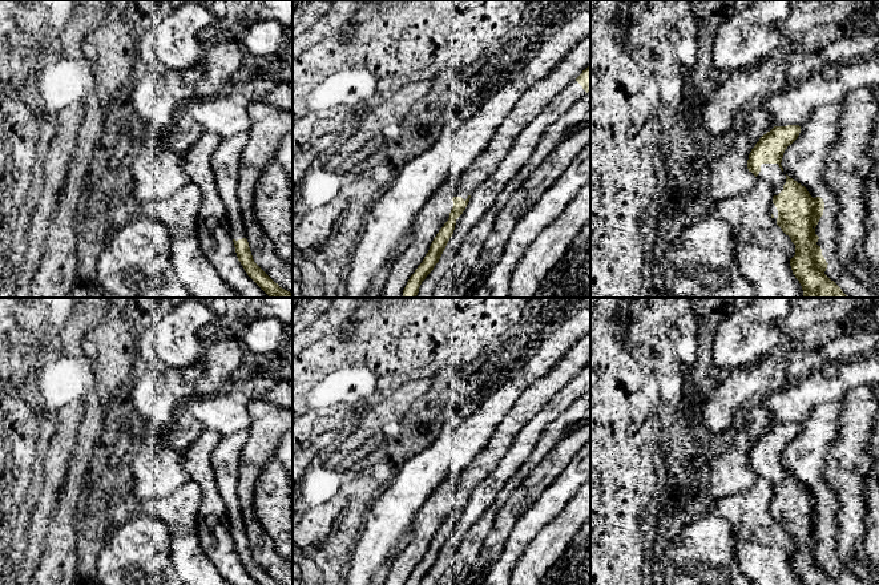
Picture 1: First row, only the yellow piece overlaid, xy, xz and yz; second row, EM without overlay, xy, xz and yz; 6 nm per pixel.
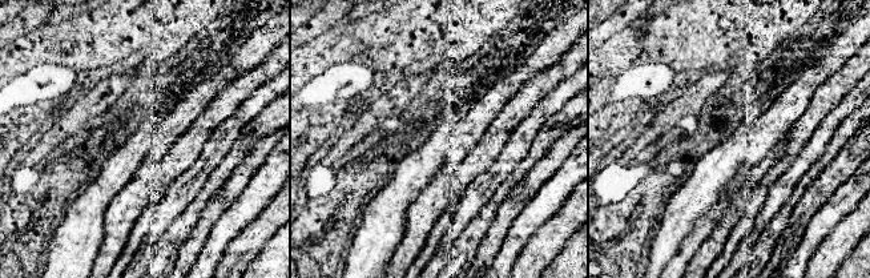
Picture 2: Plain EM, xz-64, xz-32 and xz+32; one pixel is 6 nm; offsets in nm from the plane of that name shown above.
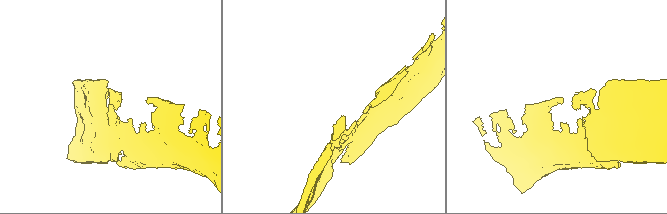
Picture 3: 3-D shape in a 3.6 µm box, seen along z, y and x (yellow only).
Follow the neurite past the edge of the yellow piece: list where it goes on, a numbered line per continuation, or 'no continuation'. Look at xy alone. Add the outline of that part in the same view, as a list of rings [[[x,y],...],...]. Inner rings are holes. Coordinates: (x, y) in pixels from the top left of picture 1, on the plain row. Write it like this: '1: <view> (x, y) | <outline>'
1: xy (225, 459) | [[[247,431],[222,436],[219,444],[211,453],[211,468],[215,475],[218,491],[227,508],[231,536],[235,538],[246,536],[237,484],[241,452],[247,439]]]

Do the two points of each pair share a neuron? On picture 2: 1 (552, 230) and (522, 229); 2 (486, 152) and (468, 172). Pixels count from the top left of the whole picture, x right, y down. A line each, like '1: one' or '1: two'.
1: two
2: one

